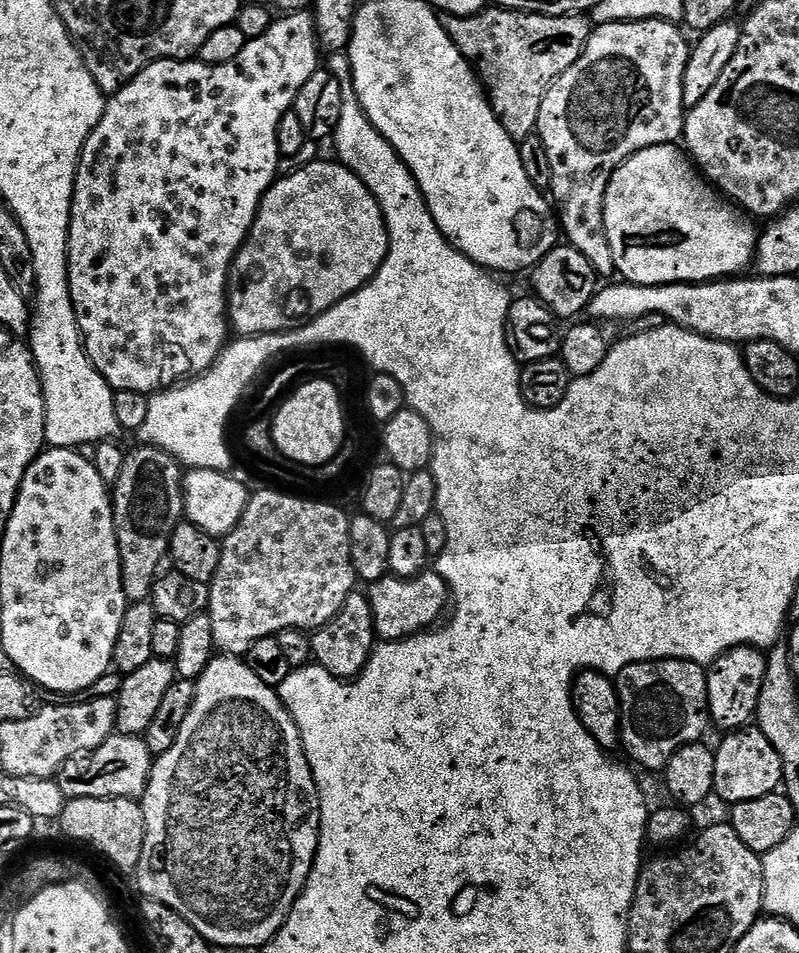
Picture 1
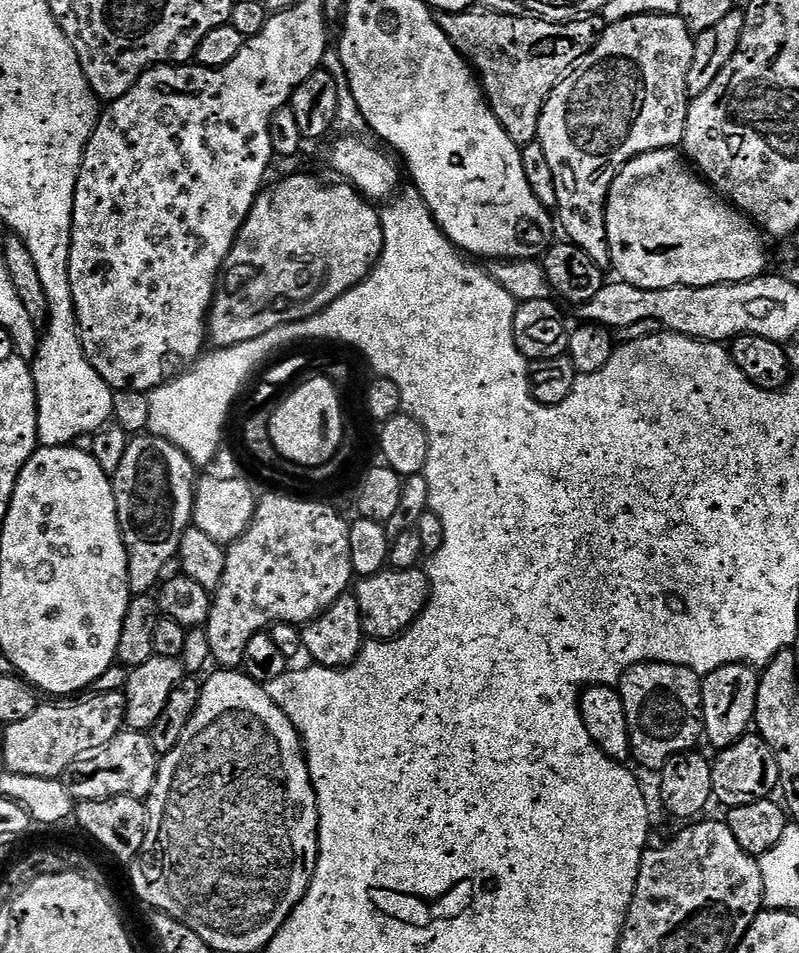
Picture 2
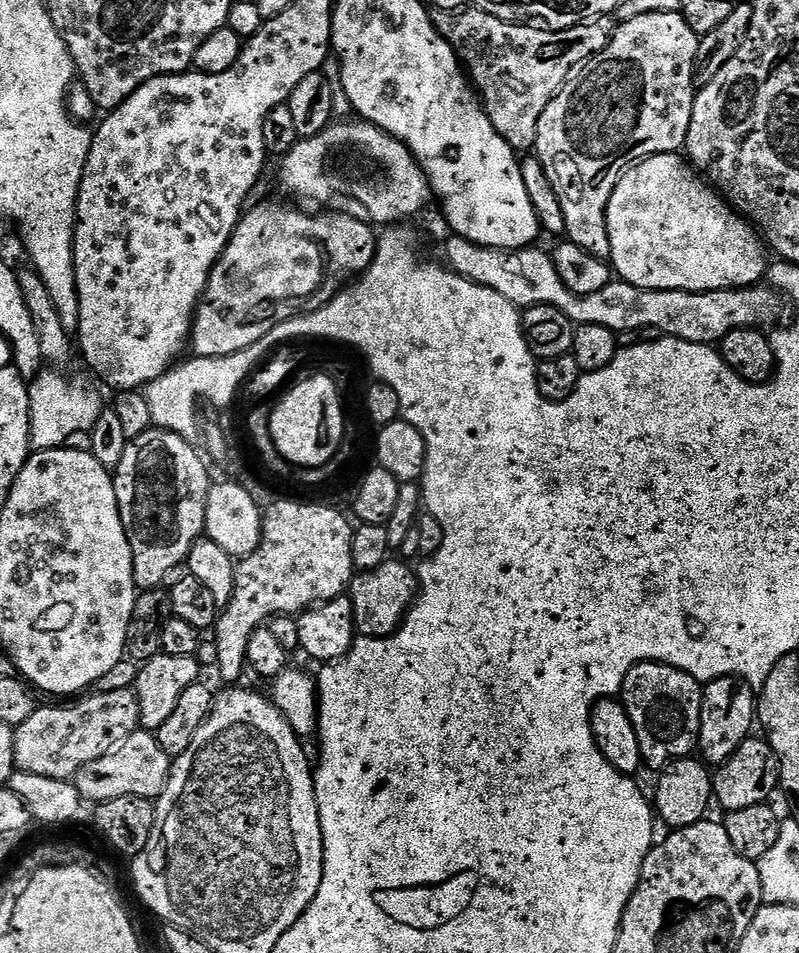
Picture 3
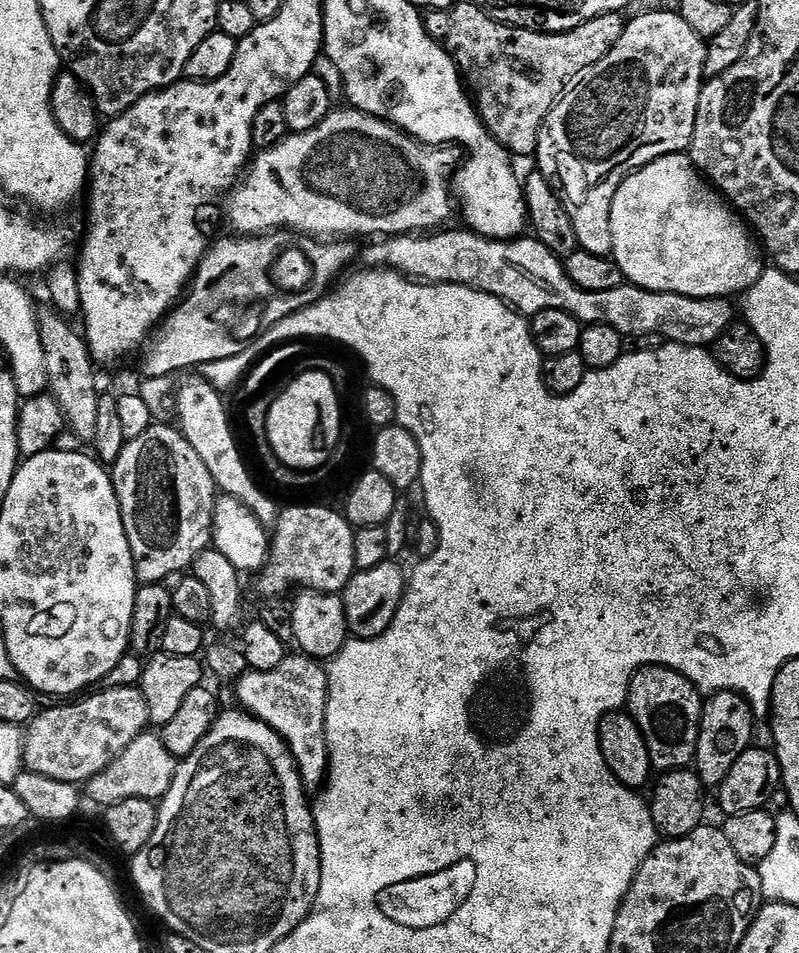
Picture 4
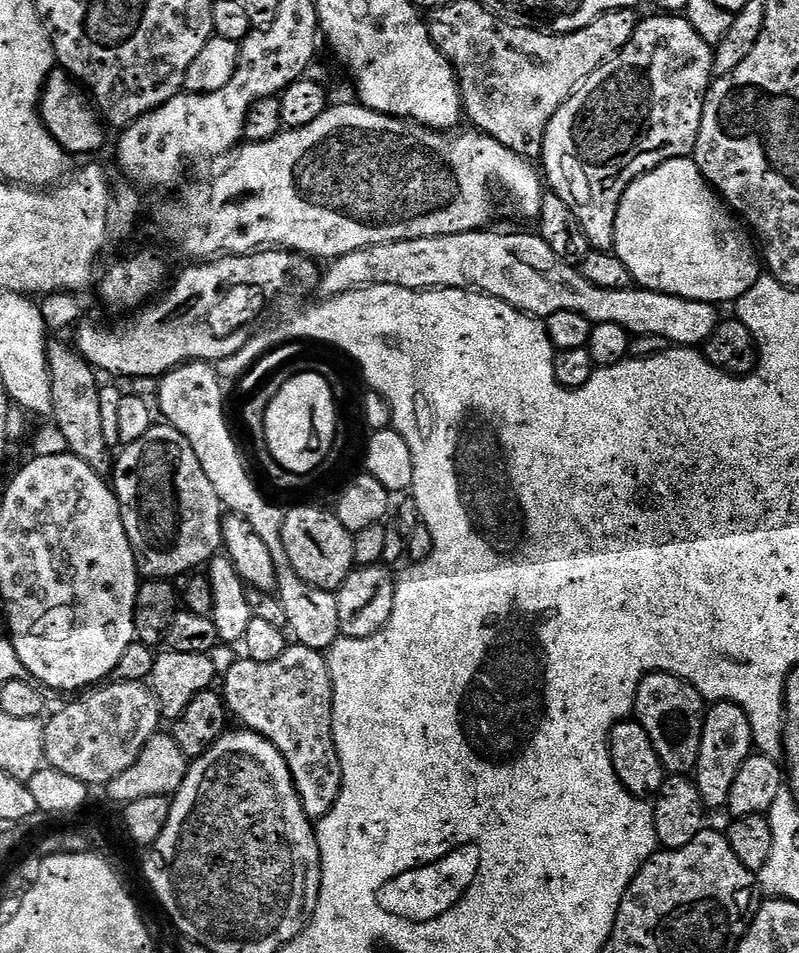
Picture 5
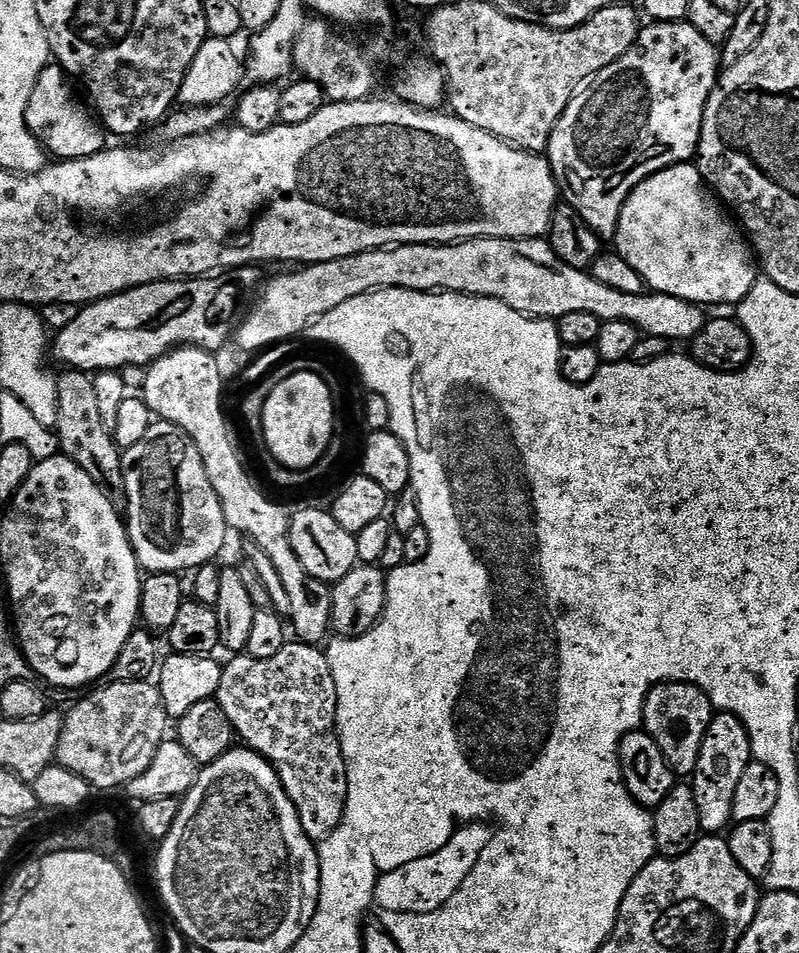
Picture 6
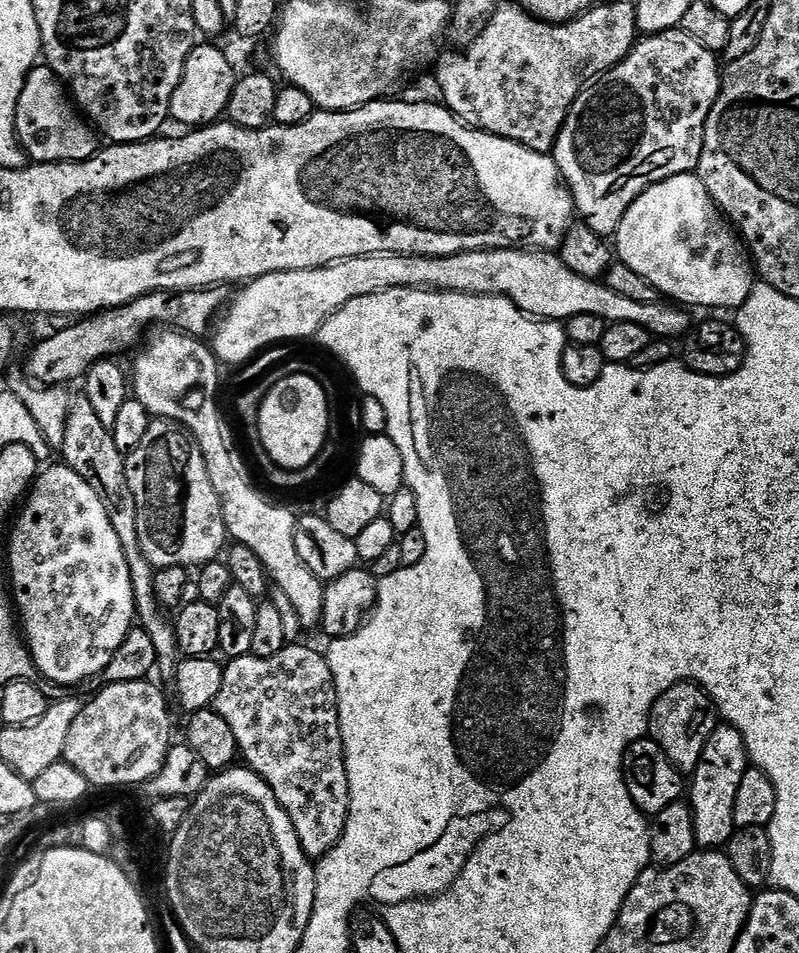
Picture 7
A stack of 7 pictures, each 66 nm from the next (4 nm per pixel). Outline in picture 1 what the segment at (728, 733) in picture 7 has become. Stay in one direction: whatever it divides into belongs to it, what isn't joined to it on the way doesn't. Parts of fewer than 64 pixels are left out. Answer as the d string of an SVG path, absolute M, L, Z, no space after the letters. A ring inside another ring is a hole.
M745 646L743 648L732 648L726 654L722 654L718 659L713 660L707 669L708 685L706 694L708 695L708 714L713 725L721 728L721 733L727 734L735 732L741 728L749 727L753 723L758 706L758 694L762 694L762 682L766 678L767 655L761 649Z

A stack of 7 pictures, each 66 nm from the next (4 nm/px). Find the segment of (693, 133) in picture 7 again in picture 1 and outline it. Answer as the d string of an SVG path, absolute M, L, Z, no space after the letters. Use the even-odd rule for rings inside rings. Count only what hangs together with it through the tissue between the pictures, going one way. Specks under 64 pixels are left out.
M622 20L593 27L590 38L584 47L584 53L577 60L572 61L570 67L552 83L546 98L542 98L542 111L538 113L536 132L545 144L546 155L550 160L550 170L553 172L550 196L554 201L555 211L558 213L558 224L562 229L563 239L571 244L574 250L578 250L578 254L584 255L590 261L590 266L594 266L596 275L601 278L617 275L614 254L610 250L610 242L606 238L606 226L604 225L604 199L606 198L606 186L610 182L610 178L634 154L638 154L650 146L676 144L684 135L686 109L682 102L682 74L686 74L690 40L687 40L683 34L685 35L670 20Z

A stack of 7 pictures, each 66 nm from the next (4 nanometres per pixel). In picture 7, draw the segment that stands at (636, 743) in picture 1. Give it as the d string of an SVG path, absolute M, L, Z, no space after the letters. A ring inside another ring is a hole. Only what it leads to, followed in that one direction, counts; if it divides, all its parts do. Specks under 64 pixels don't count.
M681 682L670 686L670 690L666 690L652 707L650 736L662 746L662 750L666 750L672 765L681 773L691 774L696 771L702 750L706 750L706 742L710 734L714 734L717 723L718 713L712 697L695 682Z

